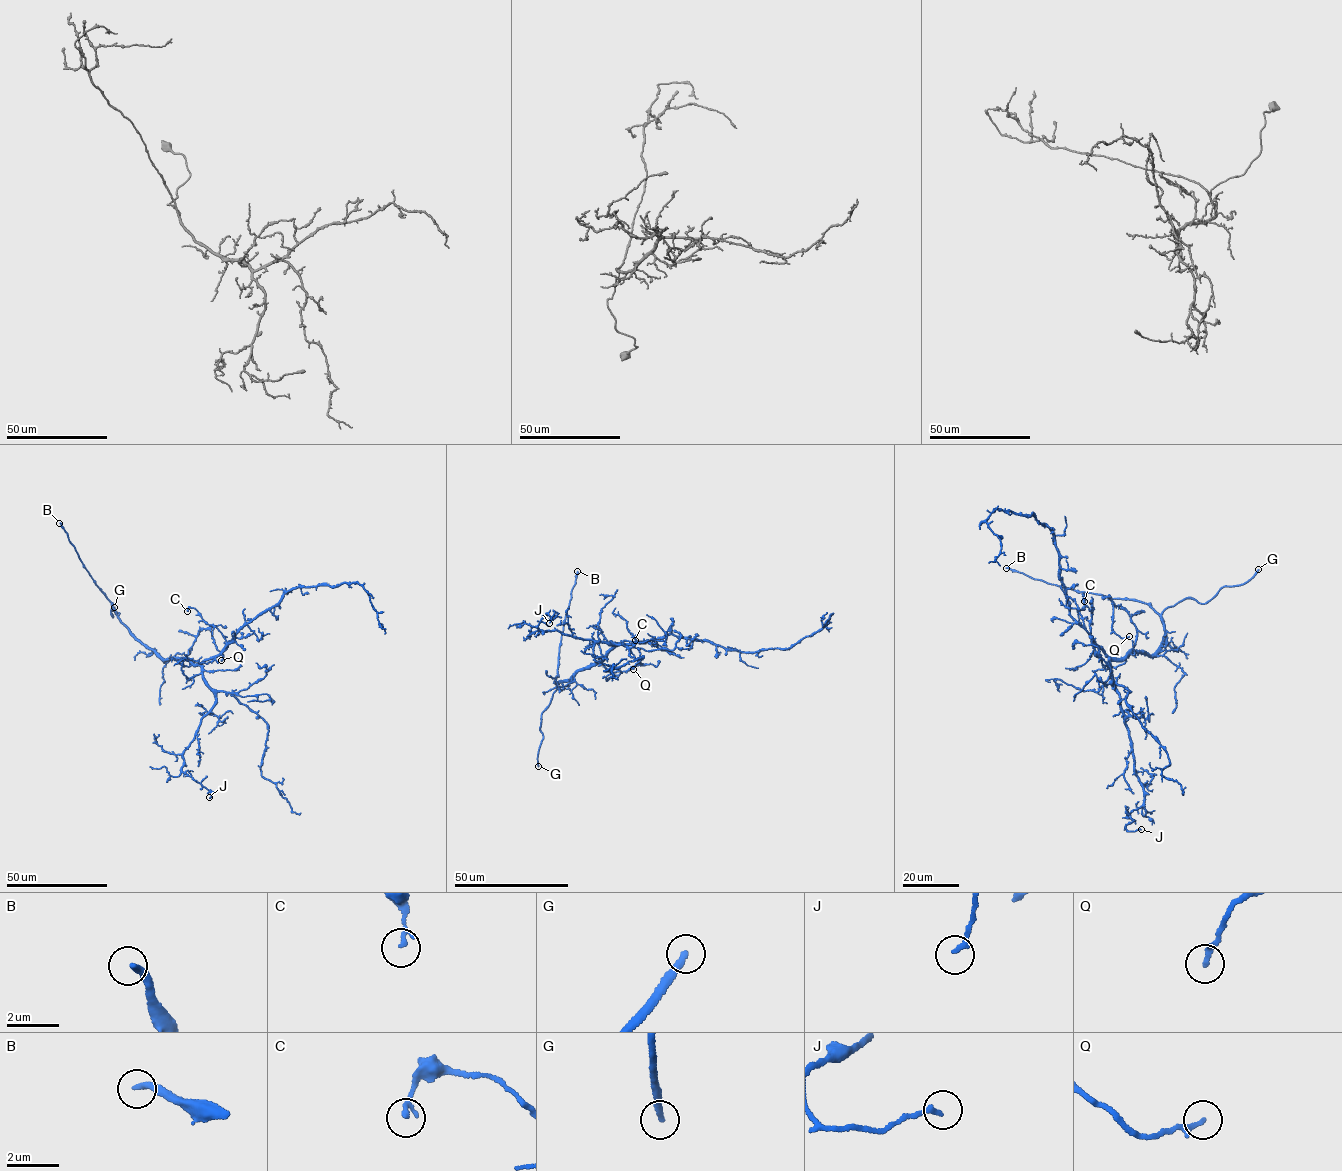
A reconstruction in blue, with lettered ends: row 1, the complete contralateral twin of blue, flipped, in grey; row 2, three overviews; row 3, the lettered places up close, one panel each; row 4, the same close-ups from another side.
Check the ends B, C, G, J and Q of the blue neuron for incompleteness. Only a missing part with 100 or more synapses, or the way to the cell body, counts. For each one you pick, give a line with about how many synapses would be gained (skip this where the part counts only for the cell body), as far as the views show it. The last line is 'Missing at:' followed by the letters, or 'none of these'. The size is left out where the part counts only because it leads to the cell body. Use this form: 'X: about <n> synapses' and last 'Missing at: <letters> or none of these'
B: about 250 synapses
Missing at: B, G

